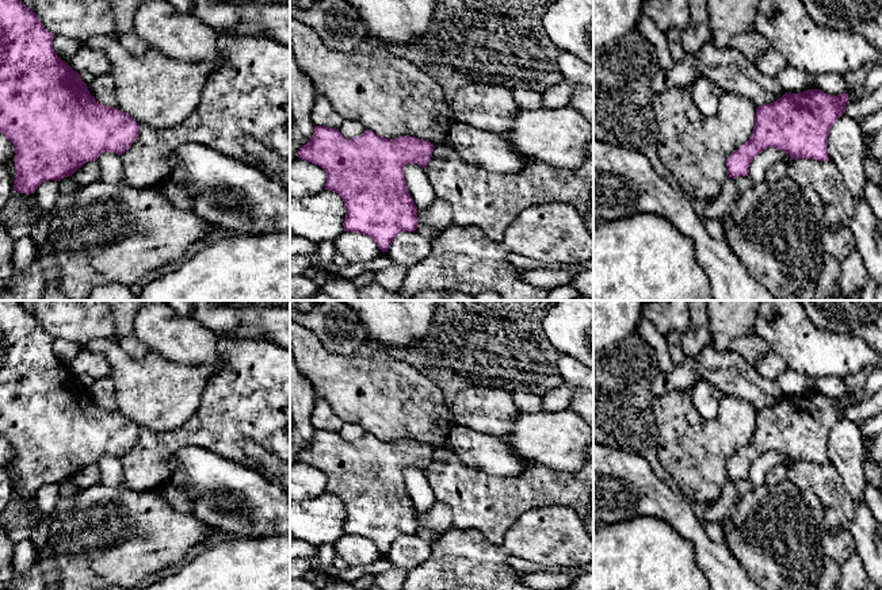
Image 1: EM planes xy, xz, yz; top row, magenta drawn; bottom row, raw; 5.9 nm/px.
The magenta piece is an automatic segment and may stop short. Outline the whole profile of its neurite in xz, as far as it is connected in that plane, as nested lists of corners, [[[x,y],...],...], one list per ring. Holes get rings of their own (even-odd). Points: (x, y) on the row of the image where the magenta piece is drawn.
[[[316,126],[310,141],[298,150],[298,157],[321,166],[327,173],[325,189],[337,194],[345,204],[344,231],[360,233],[373,238],[385,253],[393,240],[419,226],[417,207],[404,177],[406,164],[427,168],[434,145],[416,137],[383,138],[371,130],[348,139],[339,129]]]

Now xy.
[[[0,0],[0,133],[15,146],[14,189],[19,194],[30,195],[43,181],[69,177],[104,152],[122,156],[140,131],[140,124],[129,114],[95,100],[81,76],[54,51],[54,37],[22,0]]]

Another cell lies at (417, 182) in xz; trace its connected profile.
[[[406,164],[404,177],[408,191],[419,210],[427,208],[436,198],[427,172],[417,164]]]

